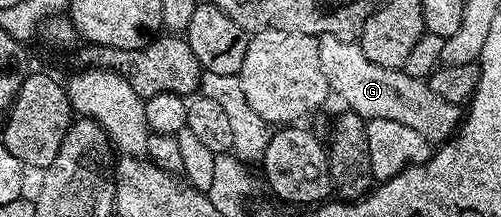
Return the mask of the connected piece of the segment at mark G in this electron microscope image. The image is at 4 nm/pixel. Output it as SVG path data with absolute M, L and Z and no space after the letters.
M321 36L318 41L318 59L322 63L322 73L326 75L326 83L333 94L336 93L345 101L347 108L365 119L394 119L394 123L406 123L406 127L414 127L418 135L426 135L433 143L444 143L457 132L462 119L461 106L443 101L434 91L430 91L427 80L411 77L404 69L387 69L378 67L378 63L370 63L356 41L340 41L336 37Z

